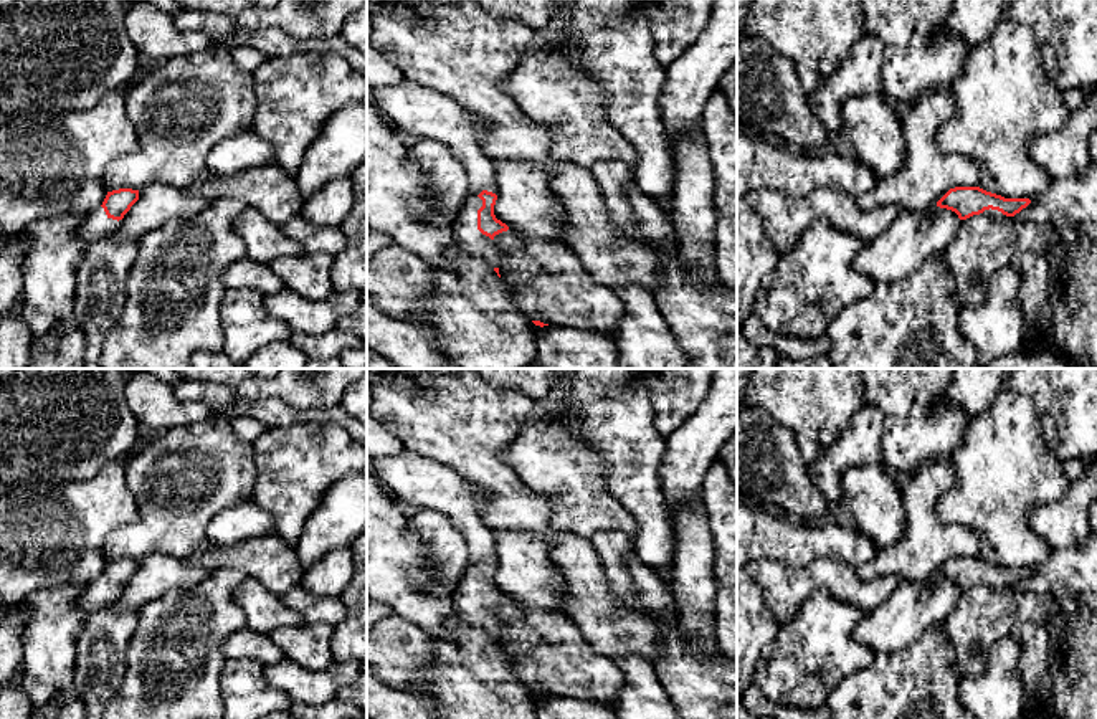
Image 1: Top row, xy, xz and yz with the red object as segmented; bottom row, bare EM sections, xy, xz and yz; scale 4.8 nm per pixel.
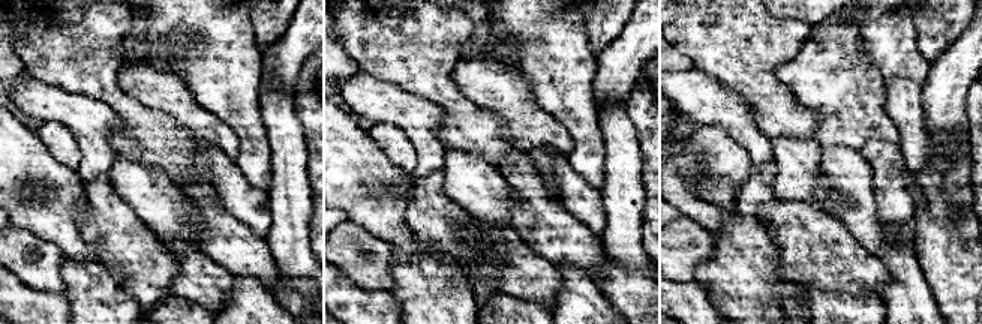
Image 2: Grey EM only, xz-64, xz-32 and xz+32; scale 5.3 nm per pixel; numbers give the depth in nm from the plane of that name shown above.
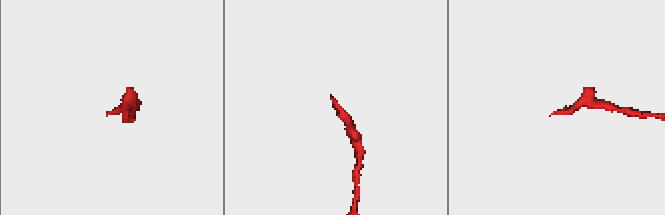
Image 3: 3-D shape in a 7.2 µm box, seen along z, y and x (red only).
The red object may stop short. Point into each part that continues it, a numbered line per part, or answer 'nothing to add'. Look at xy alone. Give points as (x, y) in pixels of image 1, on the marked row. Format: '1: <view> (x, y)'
1: xy (96, 223)

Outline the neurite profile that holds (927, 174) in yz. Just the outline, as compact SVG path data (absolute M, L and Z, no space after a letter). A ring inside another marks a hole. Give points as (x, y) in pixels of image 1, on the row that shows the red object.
M937 88L920 96L900 119L905 139L904 165L879 179L876 187L857 195L861 210L897 205L900 212L922 213L935 205L950 188L978 187L980 162L938 149L938 127L955 116L952 88Z

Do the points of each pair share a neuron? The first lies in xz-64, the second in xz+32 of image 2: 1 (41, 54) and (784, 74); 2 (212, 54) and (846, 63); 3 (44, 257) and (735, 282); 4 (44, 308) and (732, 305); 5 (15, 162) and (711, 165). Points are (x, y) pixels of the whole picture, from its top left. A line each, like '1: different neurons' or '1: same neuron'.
1: different neurons
2: different neurons
3: different neurons
4: different neurons
5: different neurons

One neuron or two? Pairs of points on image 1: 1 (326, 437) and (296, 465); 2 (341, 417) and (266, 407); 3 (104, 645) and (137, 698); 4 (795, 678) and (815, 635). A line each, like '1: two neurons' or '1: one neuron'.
1: one neuron
2: one neuron
3: two neurons
4: one neuron

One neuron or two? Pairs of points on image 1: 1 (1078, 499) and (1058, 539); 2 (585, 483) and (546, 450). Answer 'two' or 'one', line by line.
1: one
2: one

